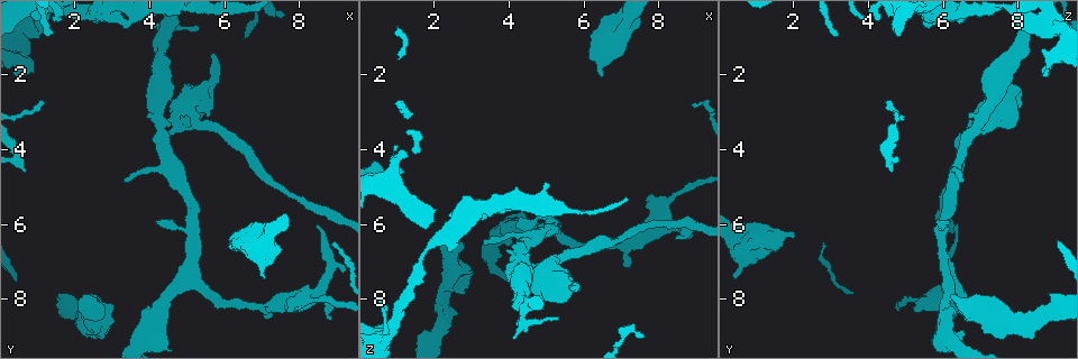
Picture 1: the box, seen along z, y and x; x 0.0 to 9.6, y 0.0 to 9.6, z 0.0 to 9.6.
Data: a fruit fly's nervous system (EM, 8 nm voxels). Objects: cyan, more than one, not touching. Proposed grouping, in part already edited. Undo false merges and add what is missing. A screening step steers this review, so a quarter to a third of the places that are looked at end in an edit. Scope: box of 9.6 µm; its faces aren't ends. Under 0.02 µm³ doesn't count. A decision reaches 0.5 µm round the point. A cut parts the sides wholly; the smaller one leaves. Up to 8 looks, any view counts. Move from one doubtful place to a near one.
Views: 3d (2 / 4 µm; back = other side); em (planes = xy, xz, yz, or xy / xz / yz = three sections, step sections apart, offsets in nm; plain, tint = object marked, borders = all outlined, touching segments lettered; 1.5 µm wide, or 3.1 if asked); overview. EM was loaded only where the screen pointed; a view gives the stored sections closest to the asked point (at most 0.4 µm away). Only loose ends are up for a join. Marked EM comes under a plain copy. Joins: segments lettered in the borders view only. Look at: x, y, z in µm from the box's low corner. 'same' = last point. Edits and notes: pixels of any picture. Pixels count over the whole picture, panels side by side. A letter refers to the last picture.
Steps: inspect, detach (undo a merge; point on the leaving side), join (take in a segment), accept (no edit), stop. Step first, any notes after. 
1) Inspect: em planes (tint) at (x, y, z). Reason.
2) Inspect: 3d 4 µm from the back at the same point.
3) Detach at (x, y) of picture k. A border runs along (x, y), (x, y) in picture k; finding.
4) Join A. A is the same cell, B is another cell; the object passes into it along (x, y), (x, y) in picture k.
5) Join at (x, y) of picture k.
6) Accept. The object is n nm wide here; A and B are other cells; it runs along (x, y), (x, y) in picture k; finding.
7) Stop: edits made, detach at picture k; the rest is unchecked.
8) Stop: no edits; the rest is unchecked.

Inspect: 3d 4 µm at (2.10, 8.30, 8.95). Calibre changes.

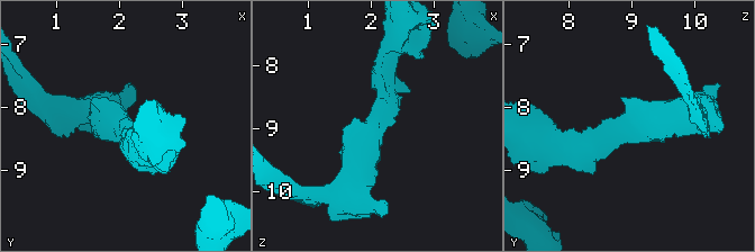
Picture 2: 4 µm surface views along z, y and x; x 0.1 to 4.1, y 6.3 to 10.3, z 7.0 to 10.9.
Inspect: em planes (tint) at (2.10, 8.35, 8.95).

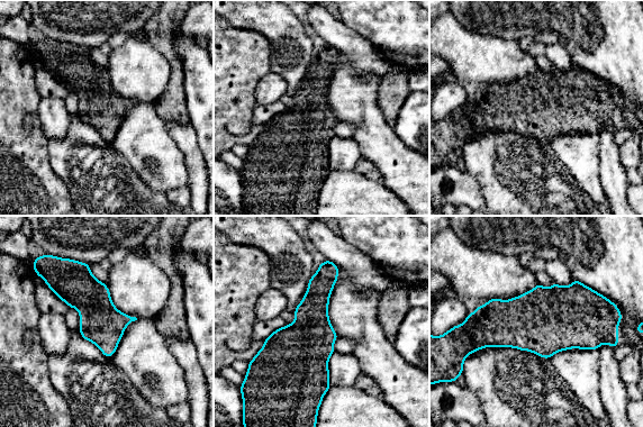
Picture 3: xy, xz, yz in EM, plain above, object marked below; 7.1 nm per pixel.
Inspect: em planes (borders) at the same point. See the neighbours.

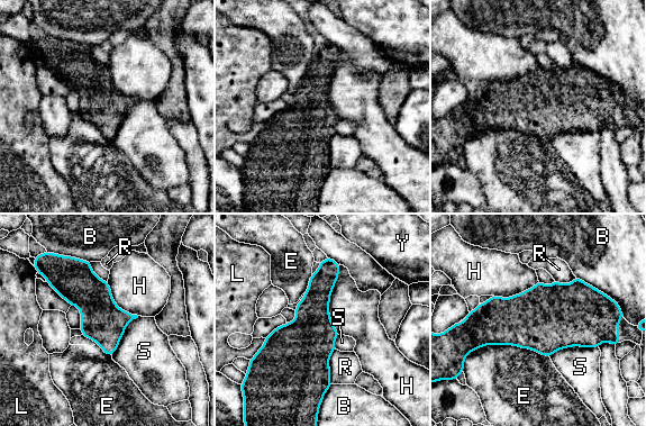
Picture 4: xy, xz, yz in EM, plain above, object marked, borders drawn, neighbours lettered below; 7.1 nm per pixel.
Accept. The object is 300 nm wide here; B, E, H, L, R, S and Y are other cells; a border runs along (339, 264), (329, 301), (338, 334) in picture 4; continuous, no second neuron.

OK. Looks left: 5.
Inspect: em yz step 4 (tint) at (4.35, 3.30, 6.95). Arms part here.

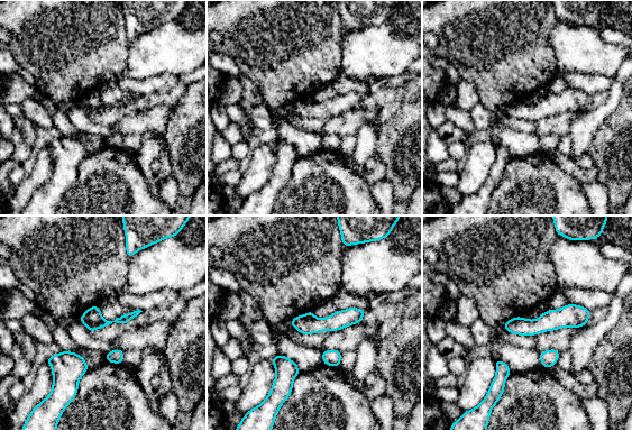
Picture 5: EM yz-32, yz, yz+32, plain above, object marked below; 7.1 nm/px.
Inspect: em planes (borders) at the same point.

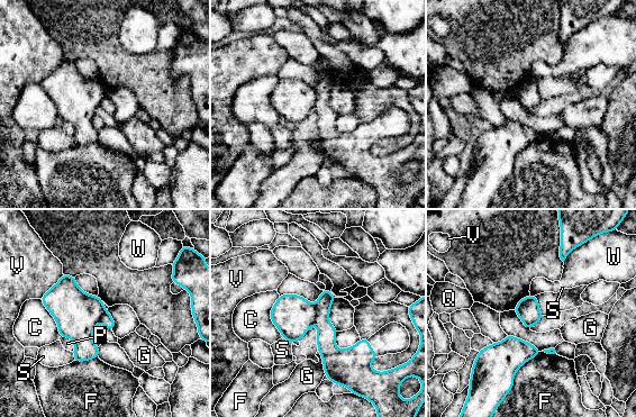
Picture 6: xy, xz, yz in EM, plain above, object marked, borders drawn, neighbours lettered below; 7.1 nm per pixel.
Detach at (326, 335) of picture 6. C, F, G, P, Q, S, V and W are other cells; a border runs along (314, 305), (316, 310), (315, 323) in picture 6; a second neuron is stuck on.

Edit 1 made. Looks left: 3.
Stop: edits made, detach at picture 6; the rest is unchecked.

